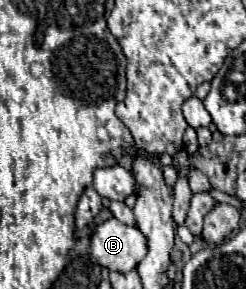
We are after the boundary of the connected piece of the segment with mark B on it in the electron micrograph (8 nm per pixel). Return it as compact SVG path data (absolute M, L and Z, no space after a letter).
M114 218L96 224L90 234L88 258L106 270L130 272L146 256L146 238L136 226L126 226Z

